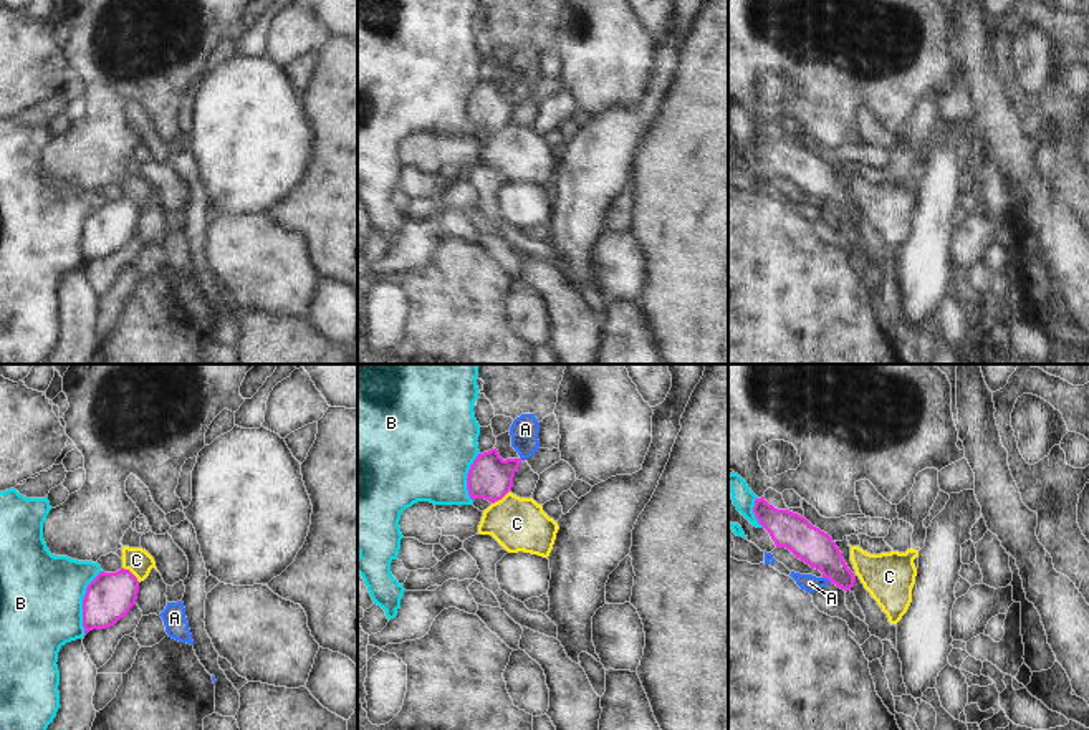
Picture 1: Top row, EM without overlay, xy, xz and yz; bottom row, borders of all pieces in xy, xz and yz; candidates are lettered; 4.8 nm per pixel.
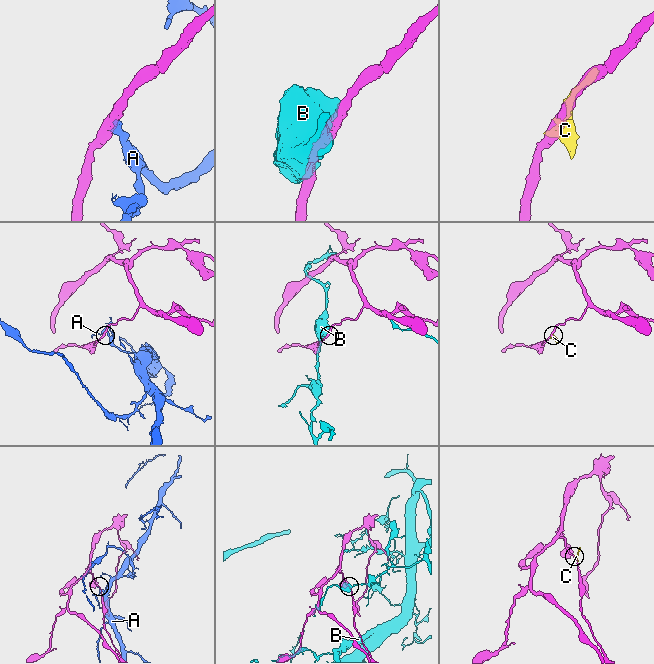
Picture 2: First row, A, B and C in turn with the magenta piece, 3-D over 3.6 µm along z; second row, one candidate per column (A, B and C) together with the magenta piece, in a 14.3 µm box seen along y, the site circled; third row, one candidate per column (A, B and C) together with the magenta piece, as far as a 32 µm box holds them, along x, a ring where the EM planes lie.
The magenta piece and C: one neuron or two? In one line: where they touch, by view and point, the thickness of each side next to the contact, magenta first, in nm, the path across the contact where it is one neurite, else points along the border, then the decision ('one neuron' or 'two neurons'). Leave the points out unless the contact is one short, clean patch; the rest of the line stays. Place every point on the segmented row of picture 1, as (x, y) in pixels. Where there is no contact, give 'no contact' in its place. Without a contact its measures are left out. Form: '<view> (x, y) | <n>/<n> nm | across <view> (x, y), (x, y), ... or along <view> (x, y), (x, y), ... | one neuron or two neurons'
xy (131, 573) | 240/120 nm | along xy (123, 566), (139, 581) | two neurons

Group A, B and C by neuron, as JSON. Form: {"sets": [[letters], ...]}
{"sets": [["A"], ["B", "C"]]}

